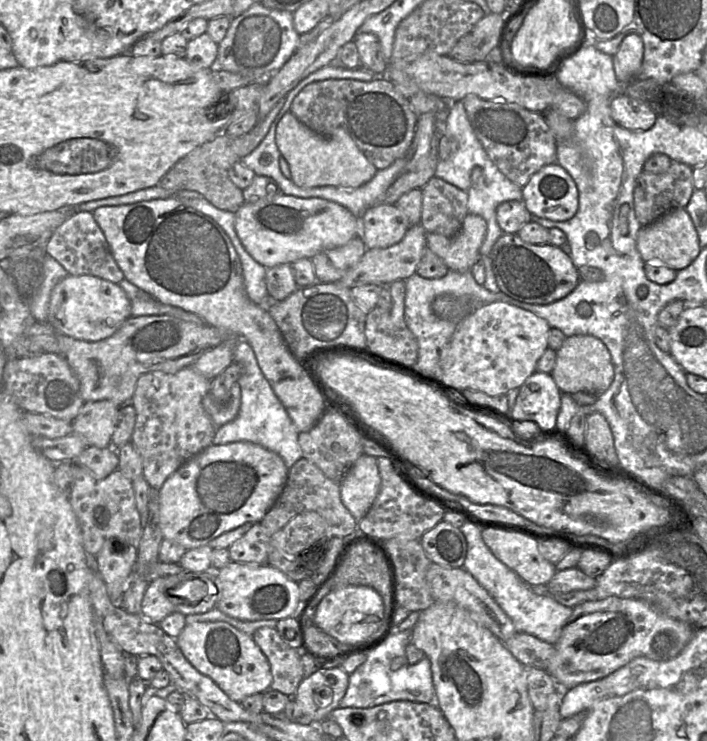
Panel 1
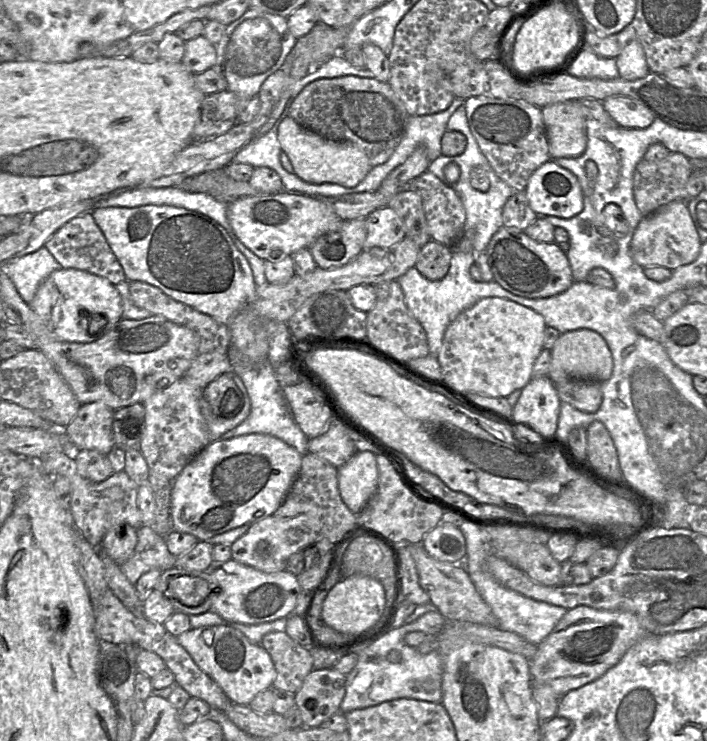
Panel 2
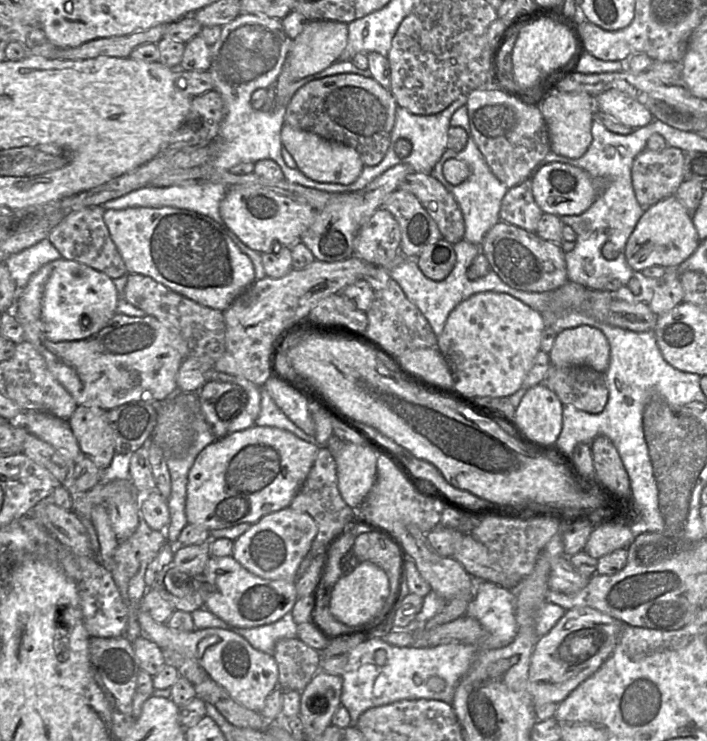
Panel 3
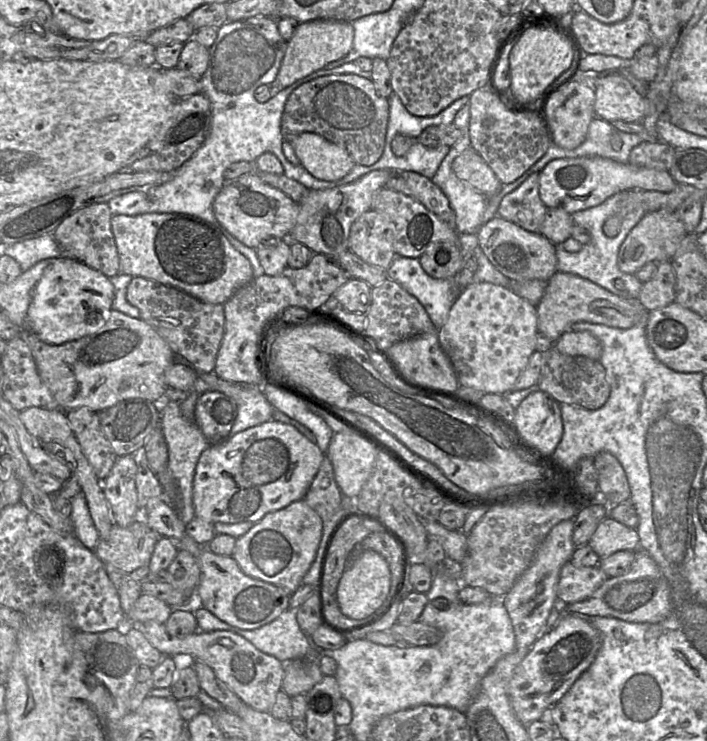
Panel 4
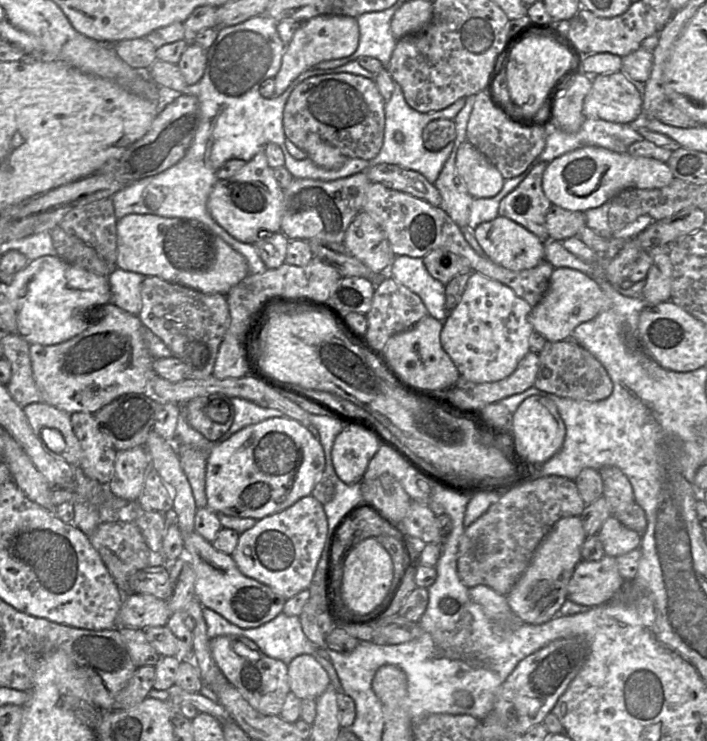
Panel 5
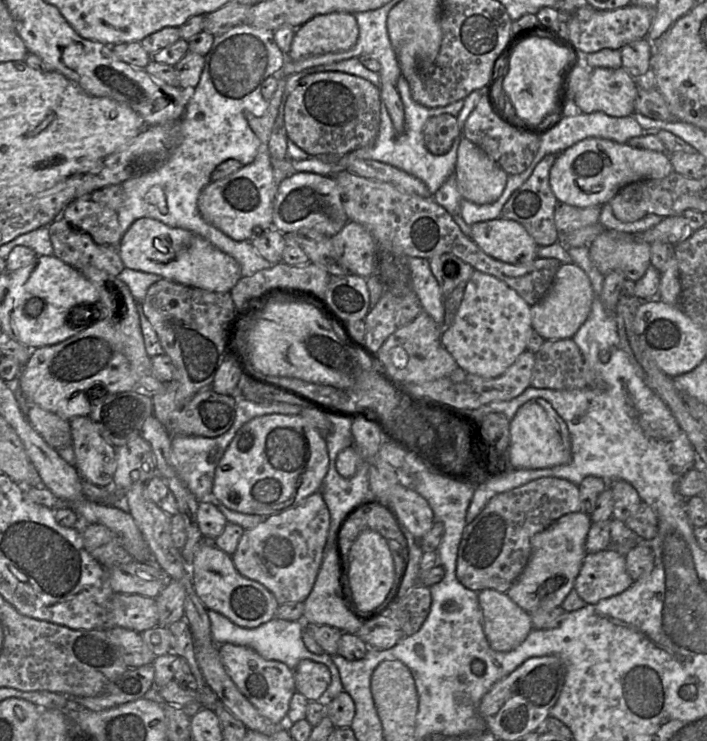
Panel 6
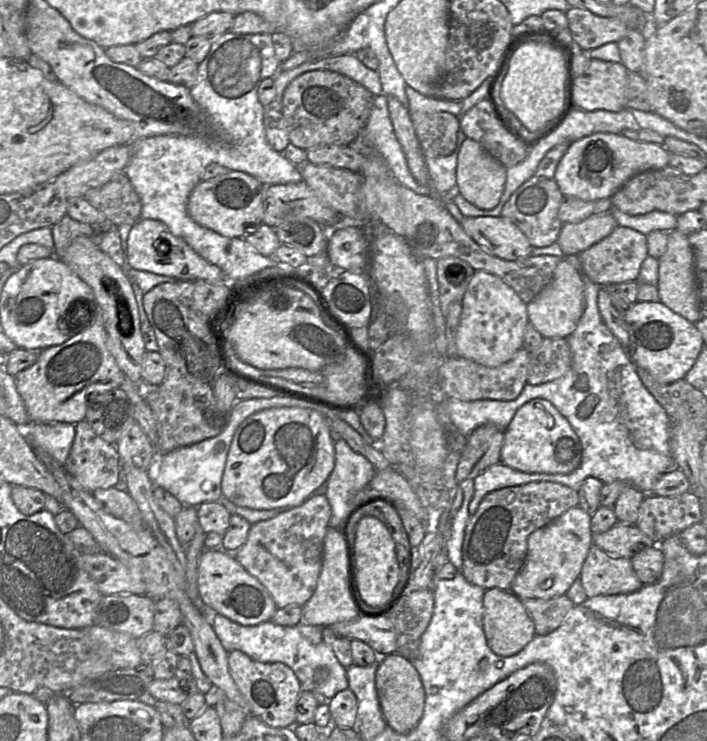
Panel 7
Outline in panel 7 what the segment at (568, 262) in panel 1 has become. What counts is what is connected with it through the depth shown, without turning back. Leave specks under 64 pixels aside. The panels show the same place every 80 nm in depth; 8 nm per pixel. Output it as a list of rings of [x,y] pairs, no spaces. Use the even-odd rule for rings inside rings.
[[[465,217],[461,222],[465,233],[490,254],[507,261],[515,261],[531,255],[533,247],[524,233],[510,220],[497,217]]]

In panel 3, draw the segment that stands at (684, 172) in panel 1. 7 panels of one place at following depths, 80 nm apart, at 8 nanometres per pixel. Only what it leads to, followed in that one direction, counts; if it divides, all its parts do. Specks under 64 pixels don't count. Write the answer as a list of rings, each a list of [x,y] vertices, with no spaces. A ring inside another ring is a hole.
[[[667,146],[660,151],[645,148],[635,157],[631,180],[635,197],[644,211],[676,194],[684,182],[684,156],[681,149]]]

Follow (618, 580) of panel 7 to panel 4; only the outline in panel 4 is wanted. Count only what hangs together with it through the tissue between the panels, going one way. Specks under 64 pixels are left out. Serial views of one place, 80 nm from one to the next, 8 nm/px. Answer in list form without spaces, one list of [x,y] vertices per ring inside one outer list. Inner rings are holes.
[[[571,561],[563,565],[557,584],[558,603],[571,604],[589,598],[608,576],[599,567],[576,567]]]

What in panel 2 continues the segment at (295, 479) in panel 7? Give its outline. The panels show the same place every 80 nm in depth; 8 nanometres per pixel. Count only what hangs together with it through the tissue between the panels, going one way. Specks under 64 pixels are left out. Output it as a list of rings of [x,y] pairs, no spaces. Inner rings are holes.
[[[267,434],[212,441],[172,481],[172,531],[208,541],[218,534],[272,516],[288,494],[302,457],[293,447]]]

